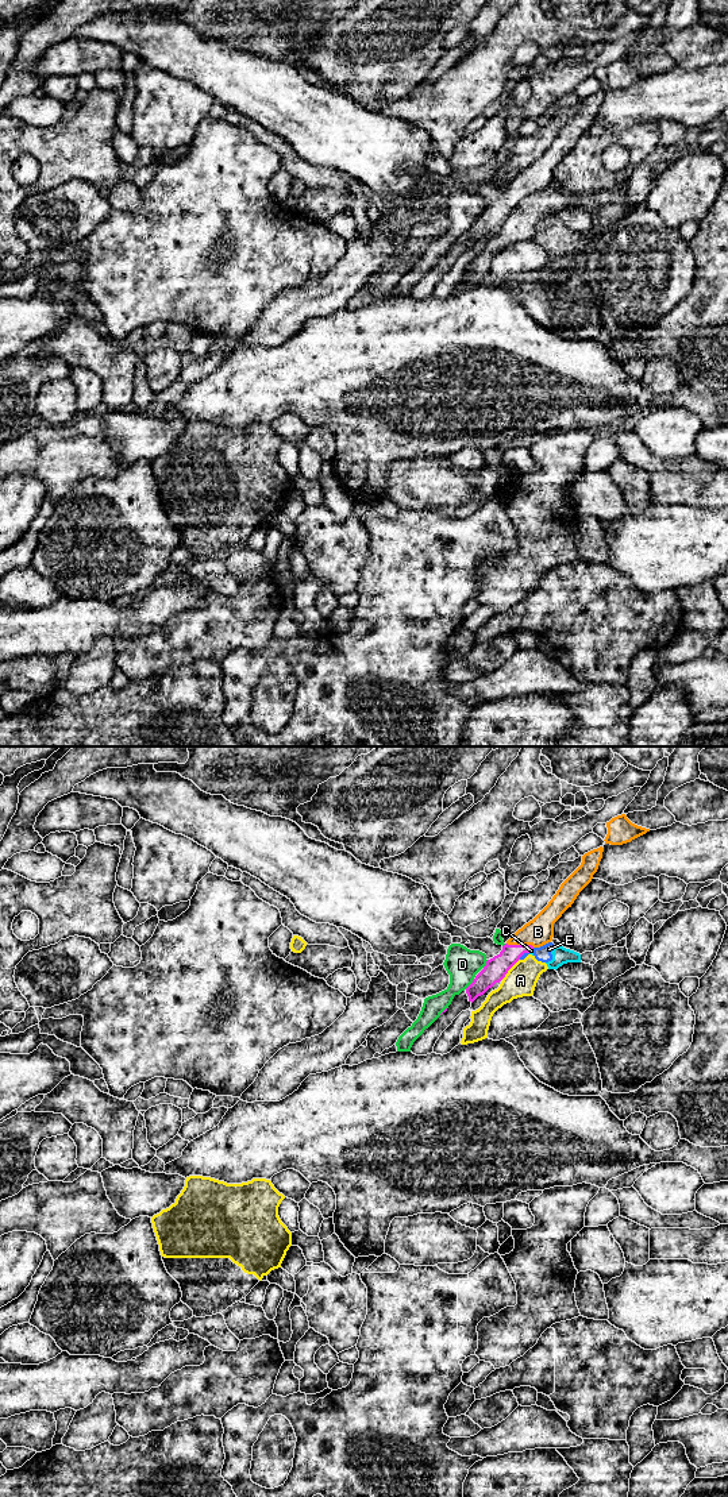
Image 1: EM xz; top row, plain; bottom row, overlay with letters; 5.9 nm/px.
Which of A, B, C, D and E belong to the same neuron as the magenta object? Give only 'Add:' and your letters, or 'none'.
Add: B

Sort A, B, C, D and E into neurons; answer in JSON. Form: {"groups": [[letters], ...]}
{"groups": [["A", "C", "E"], ["B"], ["D"]]}

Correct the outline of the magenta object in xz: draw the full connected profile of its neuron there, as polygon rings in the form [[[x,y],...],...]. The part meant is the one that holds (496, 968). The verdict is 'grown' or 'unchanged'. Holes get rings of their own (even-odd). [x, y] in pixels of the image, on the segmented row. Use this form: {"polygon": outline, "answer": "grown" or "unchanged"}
{"polygon": [[[600,846],[585,853],[581,865],[561,884],[548,904],[532,921],[512,934],[497,956],[486,961],[484,969],[466,988],[469,1002],[473,1003],[496,983],[500,983],[524,953],[552,941],[554,923],[592,881],[602,859],[602,852],[604,848]]], "answer": "grown"}

